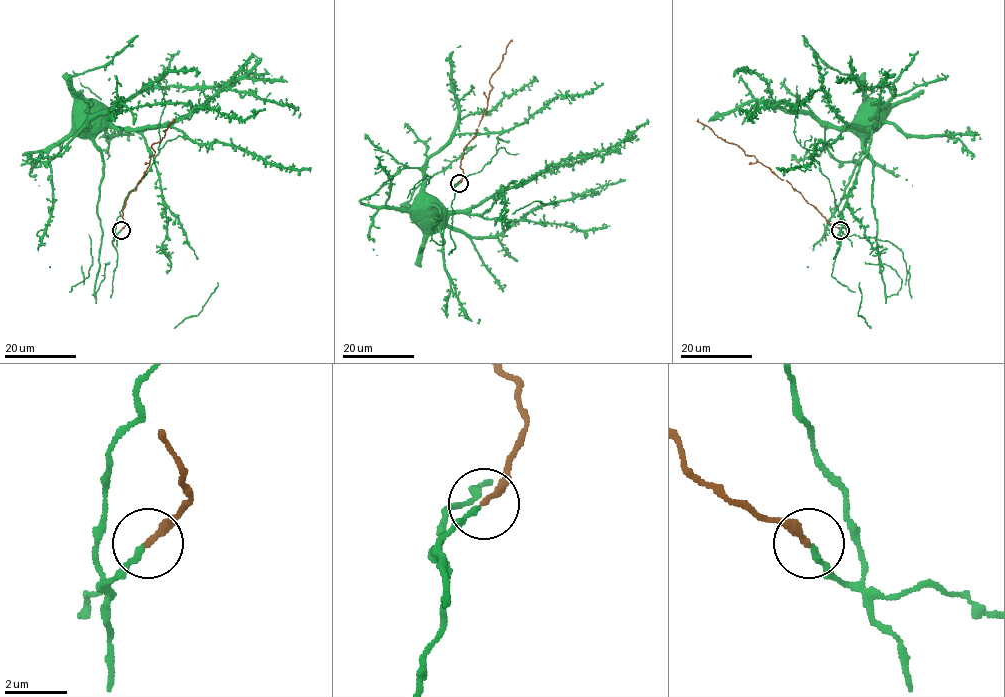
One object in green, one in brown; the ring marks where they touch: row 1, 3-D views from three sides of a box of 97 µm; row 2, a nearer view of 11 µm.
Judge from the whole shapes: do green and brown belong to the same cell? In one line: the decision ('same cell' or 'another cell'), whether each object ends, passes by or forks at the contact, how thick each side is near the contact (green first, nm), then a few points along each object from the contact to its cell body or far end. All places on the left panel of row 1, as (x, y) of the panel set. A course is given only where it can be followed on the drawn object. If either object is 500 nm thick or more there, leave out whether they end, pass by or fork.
same cell; green ends there; brown ends there; 180 nm thick on the green side, 240 nm on the other; green runs (121, 229), (115, 233), (126, 196), (159, 152), (160, 117), (165, 105), (96, 113), (85, 127), (85, 114); brown runs (121, 229), (126, 224), (122, 210), (127, 197), (137, 188), (154, 154), (151, 146), (163, 137), (174, 120)

